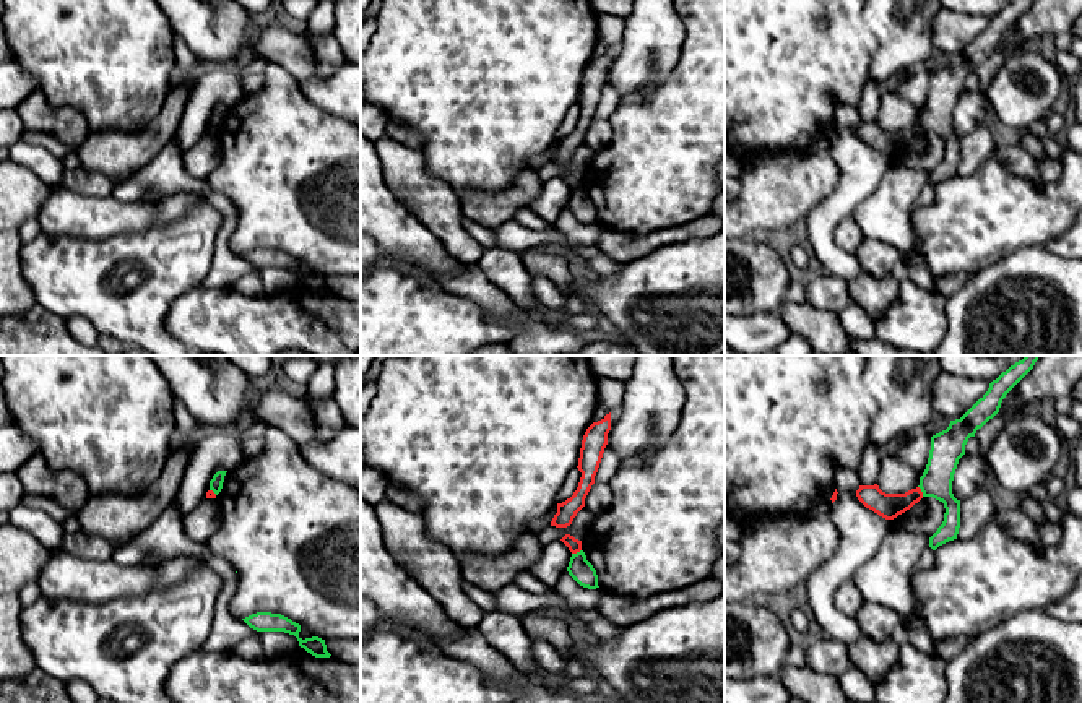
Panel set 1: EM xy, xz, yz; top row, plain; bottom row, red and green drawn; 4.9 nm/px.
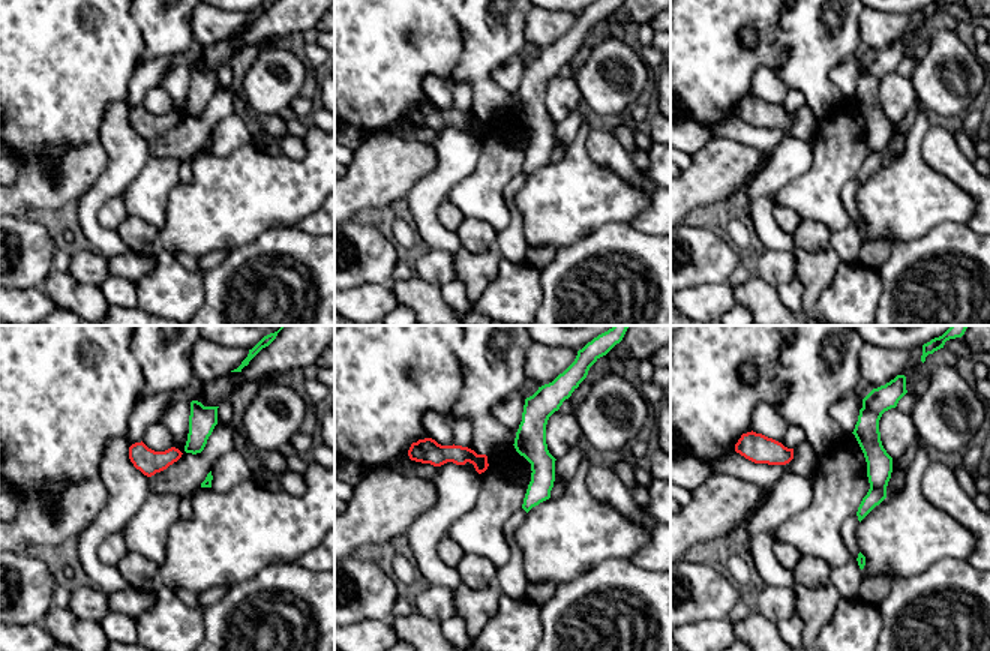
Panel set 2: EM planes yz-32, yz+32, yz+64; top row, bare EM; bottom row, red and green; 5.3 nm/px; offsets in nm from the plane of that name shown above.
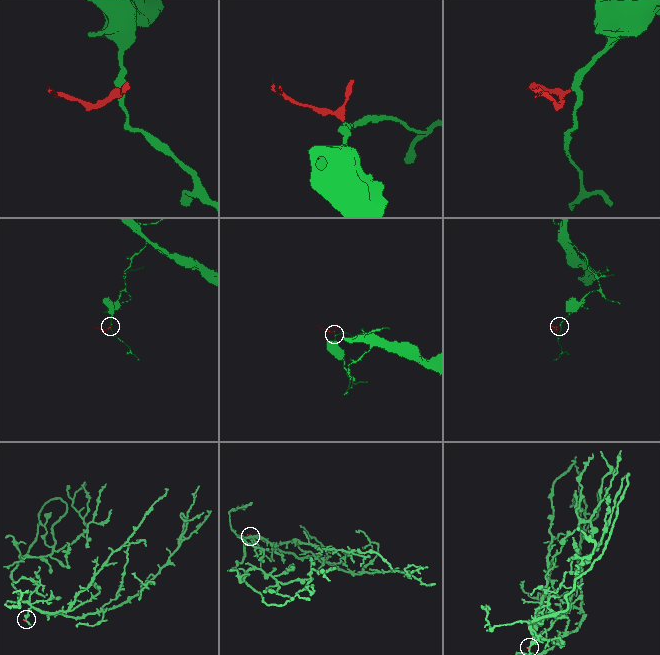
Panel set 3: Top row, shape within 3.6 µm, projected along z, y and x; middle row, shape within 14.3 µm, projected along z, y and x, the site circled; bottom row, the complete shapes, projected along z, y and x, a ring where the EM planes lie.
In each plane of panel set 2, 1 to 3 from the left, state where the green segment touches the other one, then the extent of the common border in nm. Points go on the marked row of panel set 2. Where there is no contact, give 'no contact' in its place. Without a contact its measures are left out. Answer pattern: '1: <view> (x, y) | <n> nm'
1: no contact
2: no contact
3: no contact

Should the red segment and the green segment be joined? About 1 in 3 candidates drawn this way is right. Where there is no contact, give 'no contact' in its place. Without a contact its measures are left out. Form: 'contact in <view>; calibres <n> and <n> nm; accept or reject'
contact in yz; calibres 130 and 160 nm; reject

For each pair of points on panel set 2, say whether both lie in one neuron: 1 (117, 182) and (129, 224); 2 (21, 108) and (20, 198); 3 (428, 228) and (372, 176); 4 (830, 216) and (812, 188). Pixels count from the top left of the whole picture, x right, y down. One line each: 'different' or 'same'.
1: different
2: different
3: different
4: same

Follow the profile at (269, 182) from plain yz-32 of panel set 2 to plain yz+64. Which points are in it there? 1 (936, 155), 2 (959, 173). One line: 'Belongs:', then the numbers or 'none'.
Belongs: none

